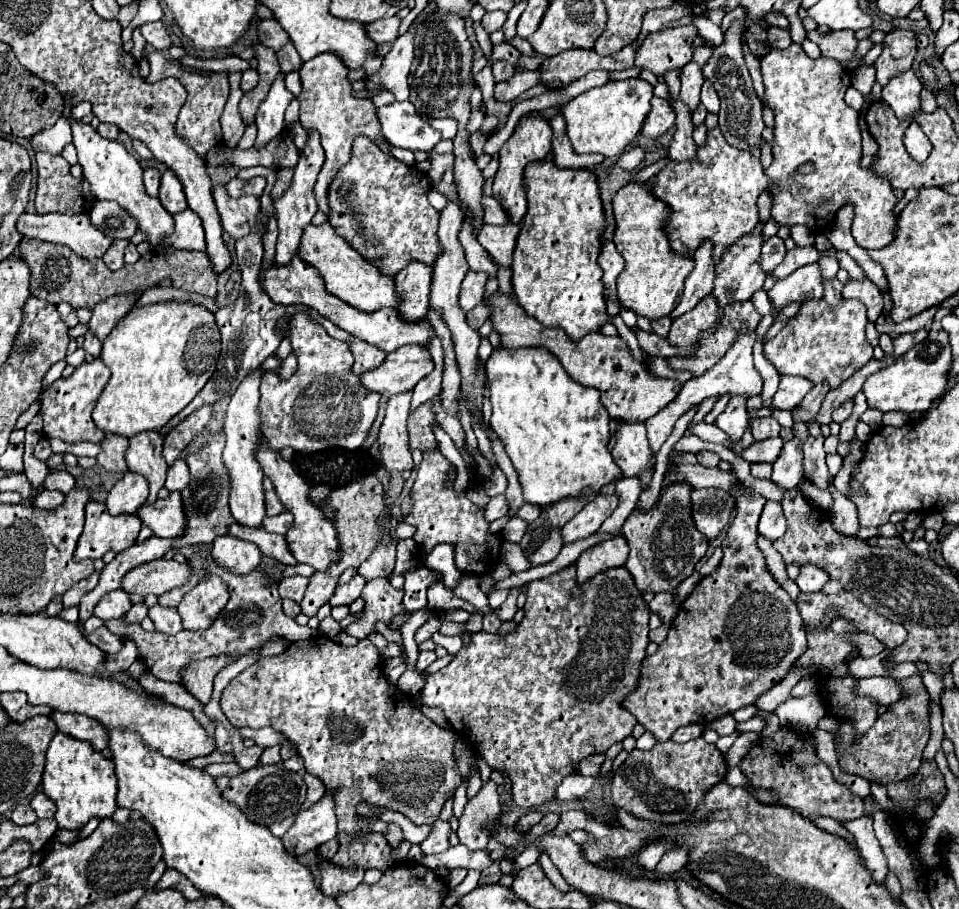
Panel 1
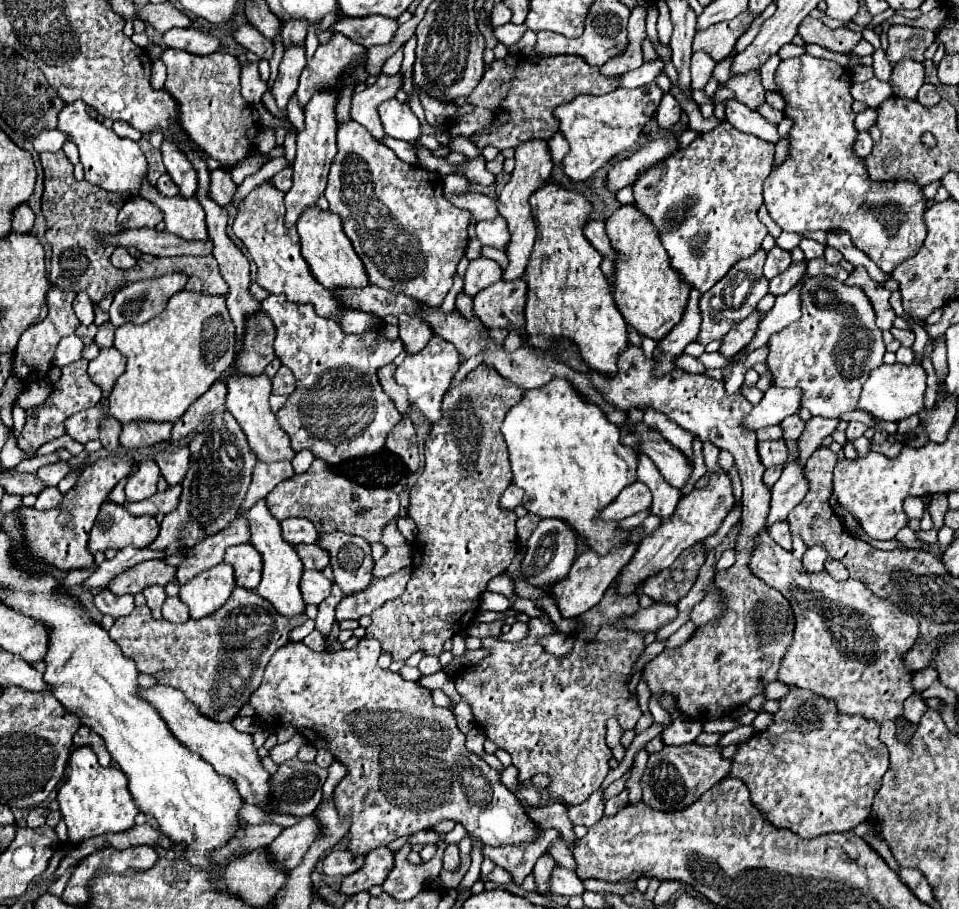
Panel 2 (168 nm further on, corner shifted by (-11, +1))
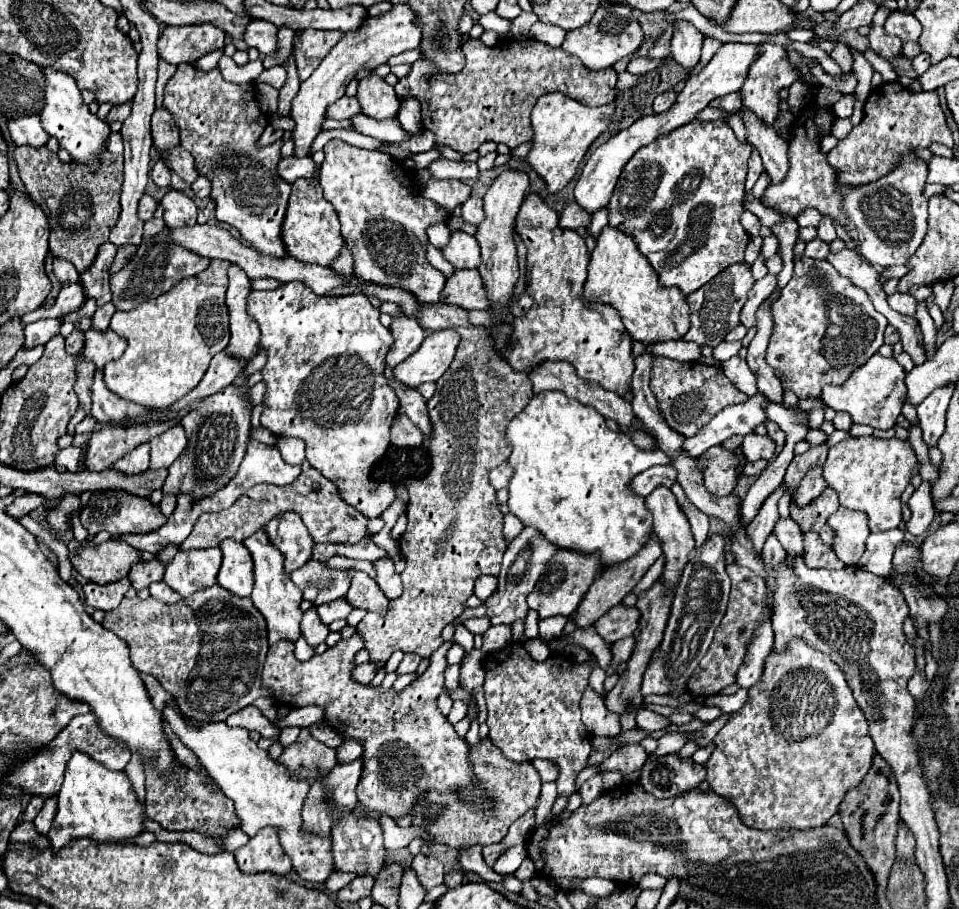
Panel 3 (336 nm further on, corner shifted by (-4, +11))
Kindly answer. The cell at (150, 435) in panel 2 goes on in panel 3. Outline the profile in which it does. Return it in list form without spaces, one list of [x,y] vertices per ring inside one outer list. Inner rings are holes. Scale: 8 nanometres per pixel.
[[[103,371],[95,373],[91,391],[93,391],[93,417],[101,425],[119,425],[123,421],[149,413],[147,407],[141,407],[133,401],[125,401],[123,397],[117,397],[115,393],[111,393],[103,383]]]

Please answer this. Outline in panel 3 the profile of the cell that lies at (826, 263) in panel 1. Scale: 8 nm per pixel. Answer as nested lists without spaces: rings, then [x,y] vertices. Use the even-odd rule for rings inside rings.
[[[823,217],[817,233],[819,233],[819,239],[823,239],[825,243],[831,243],[835,239],[835,225],[833,225],[833,221],[829,217]]]

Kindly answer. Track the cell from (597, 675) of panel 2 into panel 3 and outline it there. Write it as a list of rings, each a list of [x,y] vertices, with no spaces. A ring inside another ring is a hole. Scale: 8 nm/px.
[[[511,643],[505,649],[485,659],[485,701],[489,711],[489,737],[503,755],[515,763],[547,759],[559,767],[557,793],[571,797],[577,775],[587,767],[591,753],[591,733],[581,721],[579,701],[587,687],[589,675],[597,659],[575,661],[555,653],[545,661],[535,661],[521,643]]]

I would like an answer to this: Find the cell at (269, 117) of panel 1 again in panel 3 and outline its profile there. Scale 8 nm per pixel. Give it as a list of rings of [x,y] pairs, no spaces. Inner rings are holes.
[[[253,19],[245,31],[245,43],[247,43],[247,47],[251,47],[251,45],[257,47],[259,53],[263,53],[263,55],[275,55],[279,49],[277,33],[279,33],[277,25],[269,23],[269,21]]]

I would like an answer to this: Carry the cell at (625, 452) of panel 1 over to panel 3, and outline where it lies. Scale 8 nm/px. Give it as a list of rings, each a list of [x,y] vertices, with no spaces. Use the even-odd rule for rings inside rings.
[[[659,485],[657,489],[653,489],[653,493],[649,493],[645,497],[645,503],[647,503],[647,509],[653,515],[653,531],[661,539],[663,555],[667,559],[661,579],[665,581],[667,587],[673,587],[679,581],[679,575],[681,575],[685,563],[689,561],[689,553],[695,549],[695,541],[693,541],[693,535],[691,535],[691,529],[689,529],[689,521],[687,521],[685,513],[679,509],[679,503],[677,503],[675,495],[671,493],[671,489],[665,487],[665,485]]]

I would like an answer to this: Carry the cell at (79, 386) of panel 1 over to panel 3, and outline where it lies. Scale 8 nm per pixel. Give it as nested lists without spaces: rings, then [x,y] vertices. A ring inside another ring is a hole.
[[[89,329],[85,333],[85,347],[83,347],[83,357],[91,363],[95,363],[97,369],[103,369],[105,363],[117,361],[127,347],[127,341],[113,333],[111,329],[107,331],[95,331]]]

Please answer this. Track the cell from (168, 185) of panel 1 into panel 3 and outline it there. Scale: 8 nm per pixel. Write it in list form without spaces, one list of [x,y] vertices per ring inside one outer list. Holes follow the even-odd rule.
[[[165,107],[155,109],[153,119],[151,119],[151,127],[153,127],[153,143],[155,143],[155,149],[163,157],[169,151],[173,151],[175,147],[179,147],[179,129],[177,129],[173,117],[167,113]]]

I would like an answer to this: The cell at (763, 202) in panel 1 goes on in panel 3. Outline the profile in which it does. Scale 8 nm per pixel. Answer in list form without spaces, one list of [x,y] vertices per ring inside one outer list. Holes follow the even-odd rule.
[[[753,147],[753,159],[749,159],[749,179],[747,179],[747,183],[745,183],[747,191],[751,191],[751,189],[753,189],[753,185],[755,185],[755,183],[757,183],[757,179],[761,177],[761,173],[763,173],[761,157],[759,157],[757,149]]]

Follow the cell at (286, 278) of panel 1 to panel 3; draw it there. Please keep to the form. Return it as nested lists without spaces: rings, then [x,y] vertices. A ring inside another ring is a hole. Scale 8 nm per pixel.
[[[181,63],[181,65],[177,65],[175,75],[165,85],[165,103],[163,105],[169,109],[169,113],[173,115],[175,123],[179,127],[181,147],[187,149],[195,157],[197,171],[201,175],[207,175],[213,183],[211,197],[217,199],[217,211],[215,211],[217,221],[223,221],[223,223],[235,227],[241,233],[241,237],[257,253],[285,259],[287,249],[281,239],[281,229],[283,229],[283,219],[285,219],[291,185],[287,181],[281,181],[281,177],[277,177],[277,161],[281,159],[279,157],[281,141],[277,141],[269,147],[263,147],[263,149],[255,147],[255,141],[259,139],[259,135],[263,133],[263,129],[267,127],[269,121],[261,119],[263,113],[257,105],[253,85],[229,83],[223,79],[219,69],[201,71],[193,63]]]

